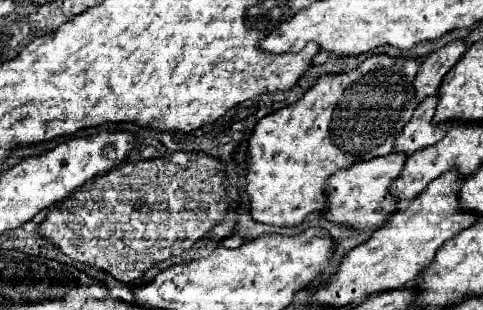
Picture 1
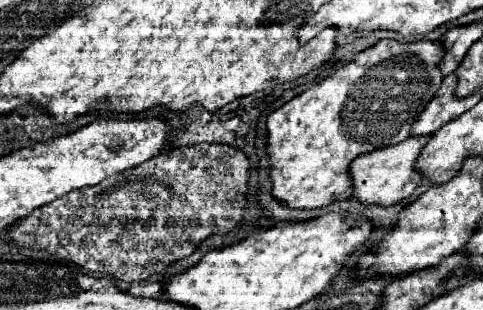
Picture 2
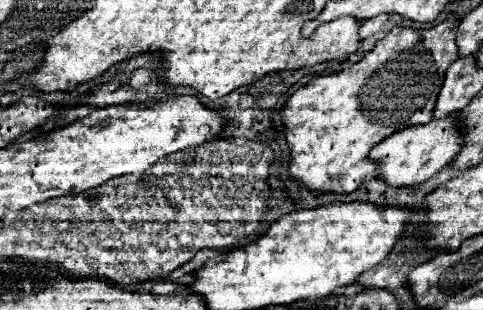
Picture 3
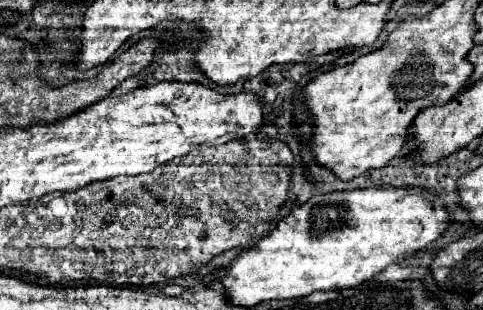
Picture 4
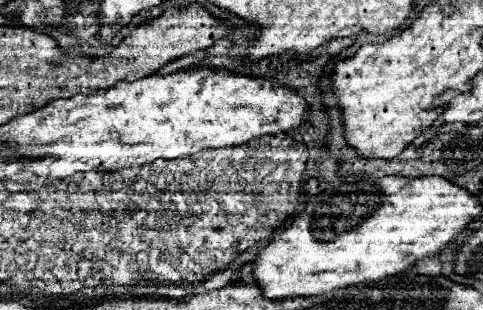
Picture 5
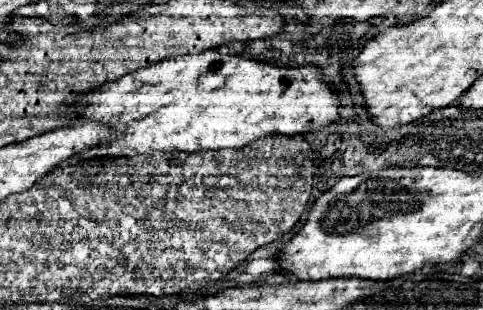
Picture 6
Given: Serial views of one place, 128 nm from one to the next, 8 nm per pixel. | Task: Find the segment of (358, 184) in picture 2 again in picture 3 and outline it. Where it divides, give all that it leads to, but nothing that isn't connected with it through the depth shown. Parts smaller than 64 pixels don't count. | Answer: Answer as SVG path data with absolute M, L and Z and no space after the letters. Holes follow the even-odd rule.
M458 114L448 116L448 120L430 120L422 126L404 128L386 140L382 140L372 152L368 160L380 164L378 178L392 188L410 188L428 182L436 172L448 166L462 146L462 132L458 126Z

